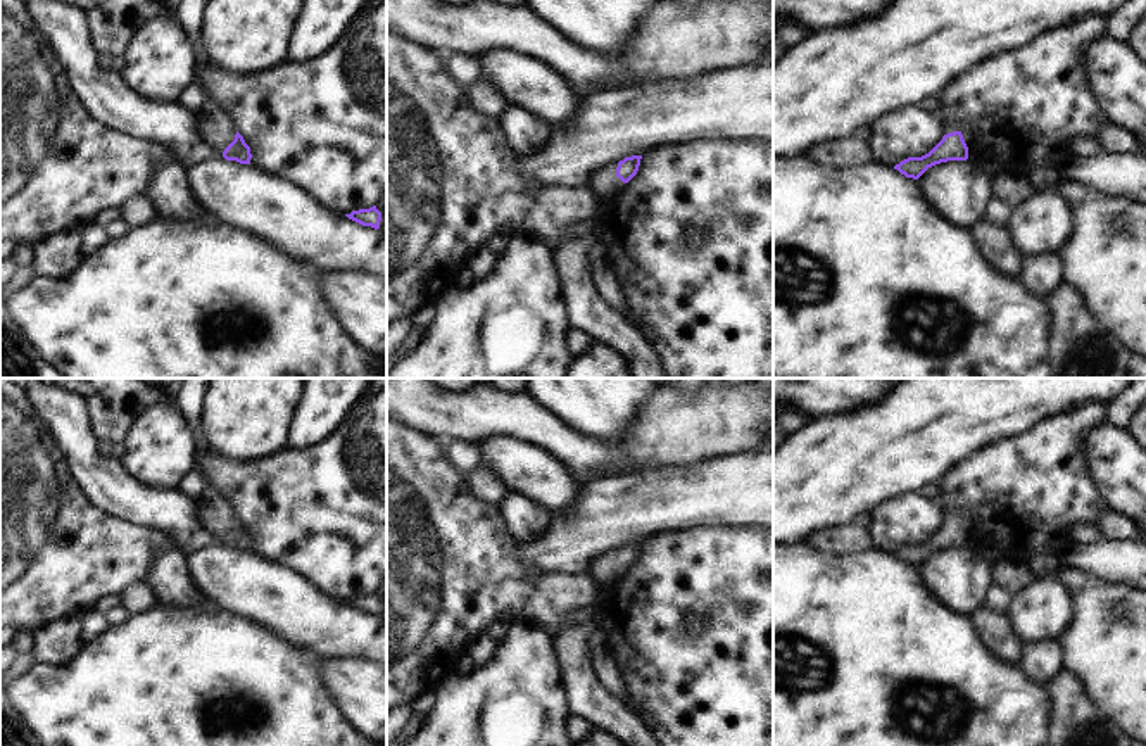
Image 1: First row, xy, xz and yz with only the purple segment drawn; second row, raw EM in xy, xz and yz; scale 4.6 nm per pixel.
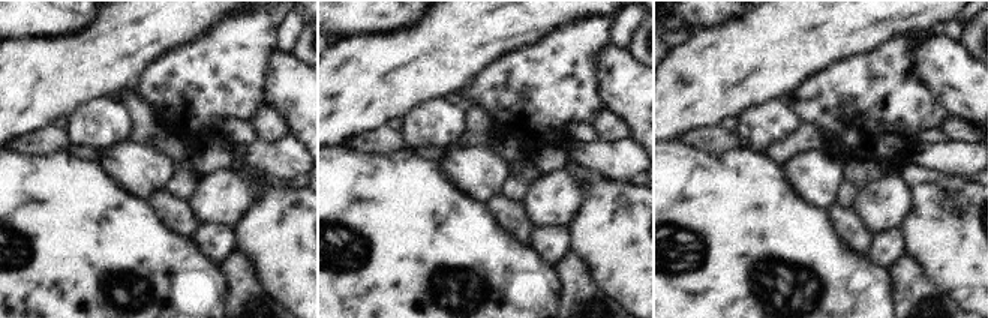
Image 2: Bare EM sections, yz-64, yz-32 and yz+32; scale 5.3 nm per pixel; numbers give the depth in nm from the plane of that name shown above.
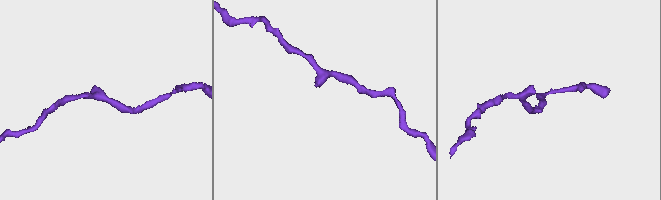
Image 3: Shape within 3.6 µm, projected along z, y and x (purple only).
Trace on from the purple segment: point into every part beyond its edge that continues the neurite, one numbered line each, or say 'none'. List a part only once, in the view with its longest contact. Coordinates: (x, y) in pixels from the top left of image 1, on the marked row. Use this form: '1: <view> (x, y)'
1: yz (950, 126)

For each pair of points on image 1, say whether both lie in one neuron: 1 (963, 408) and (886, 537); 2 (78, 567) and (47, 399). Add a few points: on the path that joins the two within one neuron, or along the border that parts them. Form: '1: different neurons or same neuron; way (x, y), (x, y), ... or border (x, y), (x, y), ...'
1: different neurons; border (934, 491), (906, 491), (877, 510)
2: different neurons; border (31, 401), (47, 422), (73, 472)

